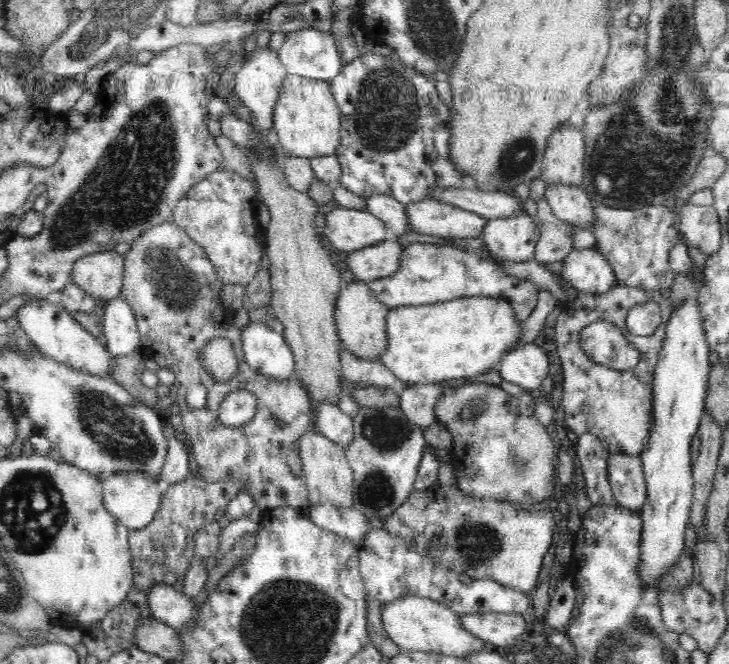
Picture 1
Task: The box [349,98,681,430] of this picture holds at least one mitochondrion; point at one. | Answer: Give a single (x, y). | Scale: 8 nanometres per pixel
(515, 161)

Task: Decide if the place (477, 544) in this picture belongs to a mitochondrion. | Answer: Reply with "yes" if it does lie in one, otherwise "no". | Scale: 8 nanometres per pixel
yes

